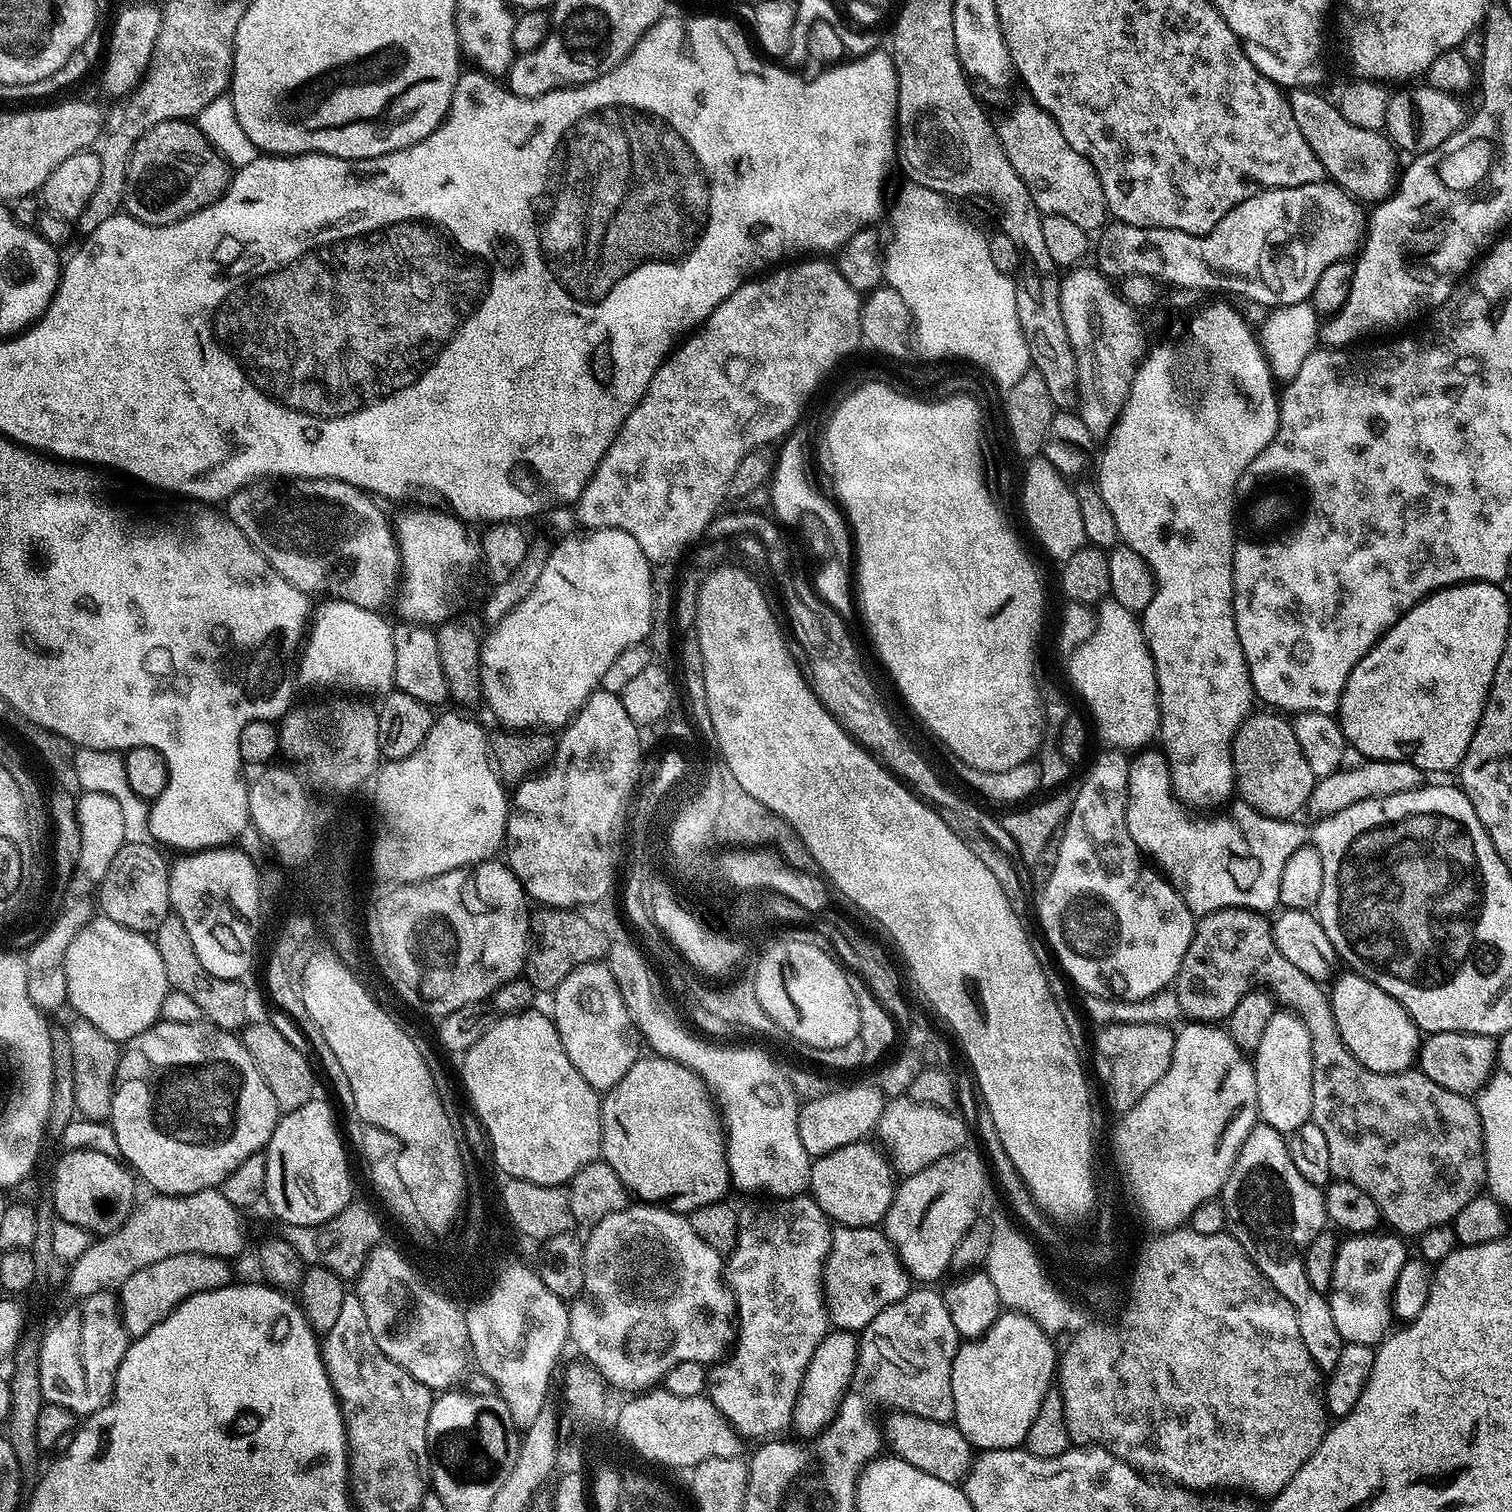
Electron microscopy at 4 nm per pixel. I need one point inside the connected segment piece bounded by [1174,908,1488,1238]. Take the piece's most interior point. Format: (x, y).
(1418, 1149)

